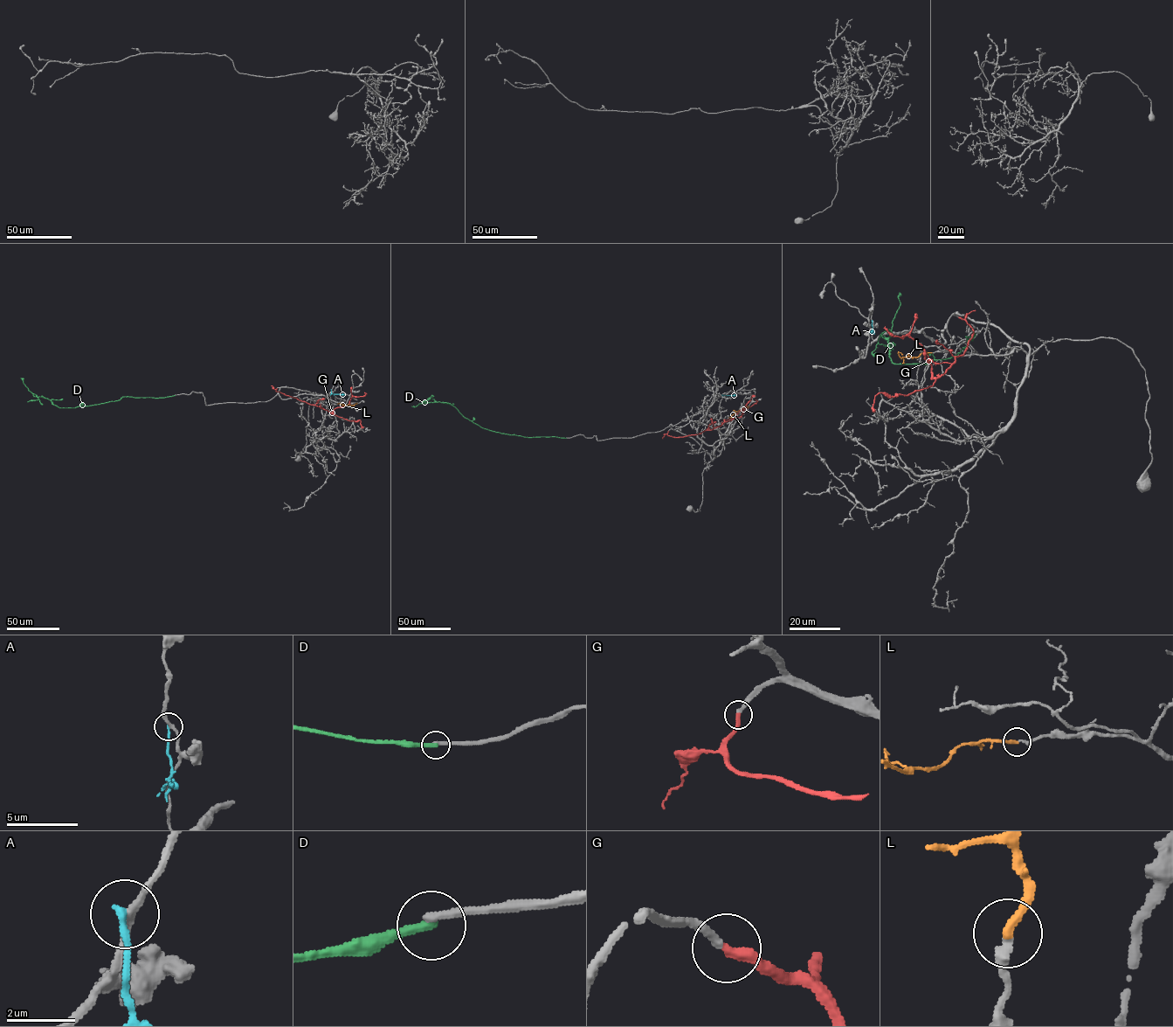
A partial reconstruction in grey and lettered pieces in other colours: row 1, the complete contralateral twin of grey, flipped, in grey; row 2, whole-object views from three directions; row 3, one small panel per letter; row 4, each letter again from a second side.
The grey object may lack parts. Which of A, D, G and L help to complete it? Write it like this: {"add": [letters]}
{"add": ["G", "L"]}

